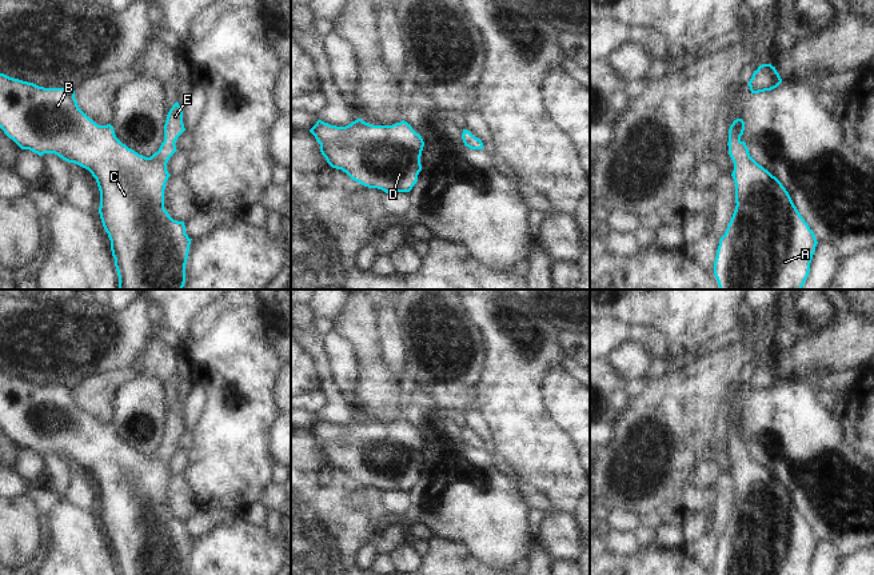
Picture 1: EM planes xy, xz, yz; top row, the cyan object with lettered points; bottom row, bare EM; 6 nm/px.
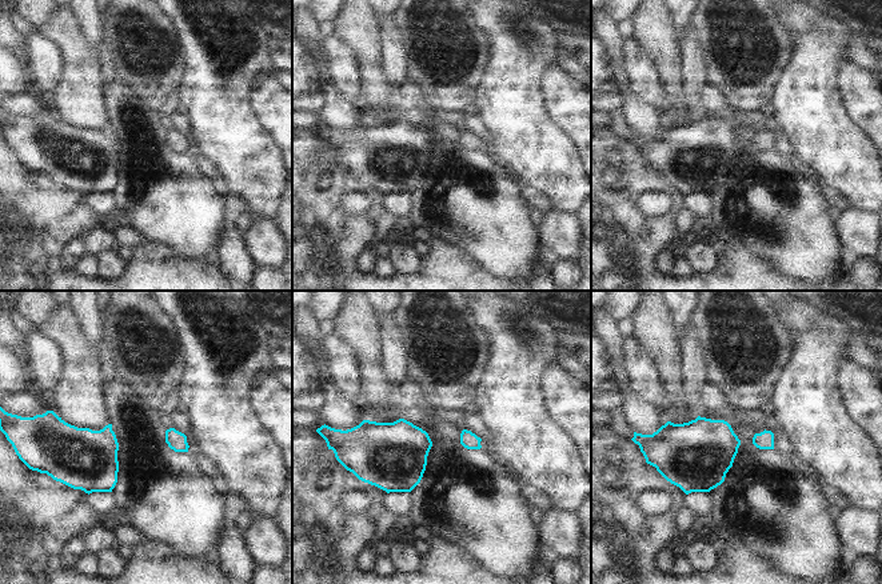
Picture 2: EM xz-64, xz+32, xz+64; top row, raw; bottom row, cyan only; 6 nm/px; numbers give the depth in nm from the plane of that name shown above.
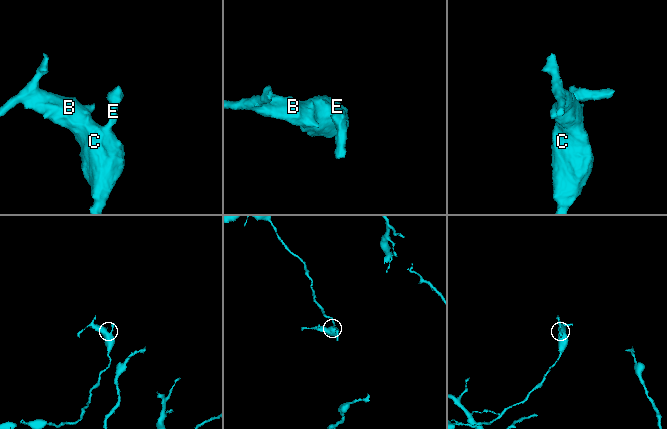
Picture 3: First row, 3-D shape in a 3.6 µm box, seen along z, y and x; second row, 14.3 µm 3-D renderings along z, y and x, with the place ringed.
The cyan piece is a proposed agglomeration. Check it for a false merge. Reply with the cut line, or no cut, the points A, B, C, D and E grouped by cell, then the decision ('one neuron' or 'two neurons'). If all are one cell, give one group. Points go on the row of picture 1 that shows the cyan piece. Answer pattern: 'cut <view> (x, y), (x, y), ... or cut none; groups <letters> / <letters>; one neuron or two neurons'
cut none; groups A B C D E; one neuron

